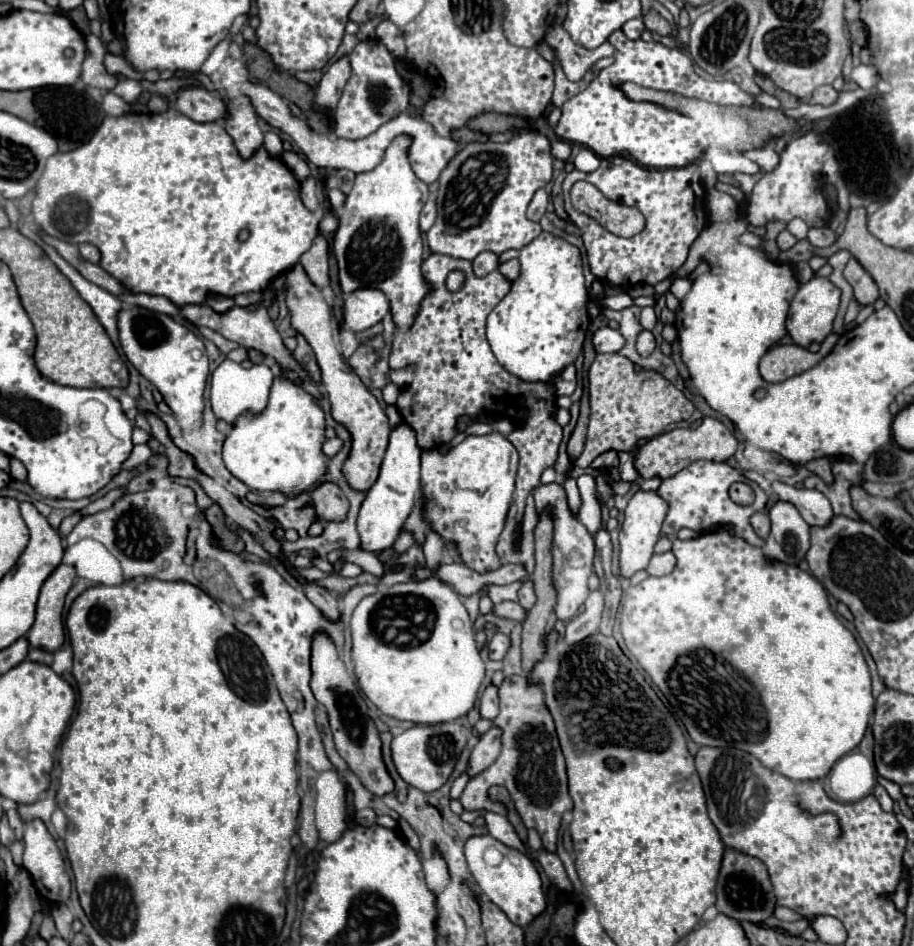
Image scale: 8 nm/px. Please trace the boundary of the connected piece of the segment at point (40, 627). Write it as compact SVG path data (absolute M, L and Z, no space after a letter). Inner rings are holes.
M60 564L44 582L38 596L38 614L36 622L28 630L28 642L32 648L54 652L65 641L65 625L62 612L66 592L74 584L76 570L74 566Z

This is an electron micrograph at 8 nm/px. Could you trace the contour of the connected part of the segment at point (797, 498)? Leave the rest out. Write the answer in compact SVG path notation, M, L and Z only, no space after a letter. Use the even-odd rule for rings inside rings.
M772 482L772 490L778 494L780 500L796 506L796 510L810 526L826 526L834 516L830 500L818 490L794 488L784 482Z

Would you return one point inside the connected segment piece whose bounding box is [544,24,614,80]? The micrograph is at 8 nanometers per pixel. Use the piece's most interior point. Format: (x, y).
(575, 60)

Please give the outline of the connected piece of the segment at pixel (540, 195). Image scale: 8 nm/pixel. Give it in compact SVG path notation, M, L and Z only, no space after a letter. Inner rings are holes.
M540 188L540 190L536 190L536 194L528 206L528 218L532 222L538 222L544 216L546 206L548 206L548 194L544 192L544 188Z

